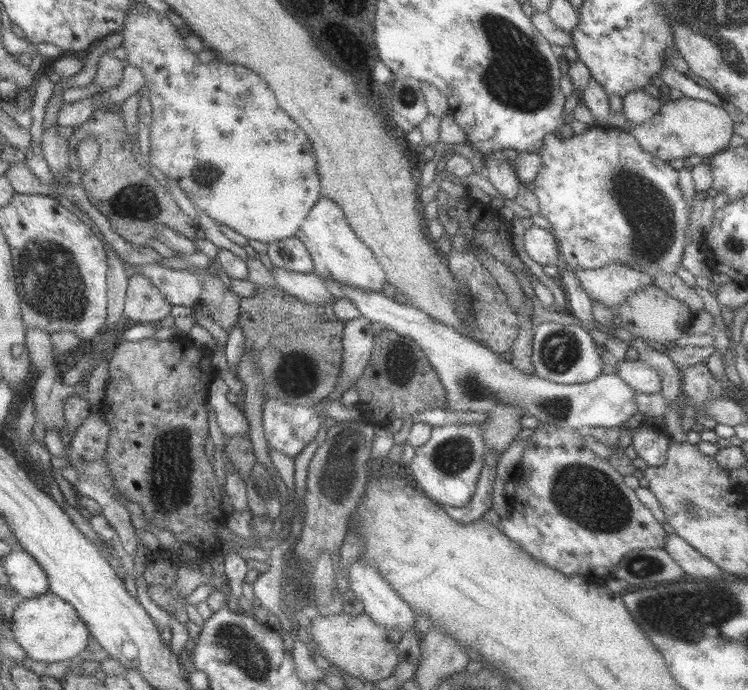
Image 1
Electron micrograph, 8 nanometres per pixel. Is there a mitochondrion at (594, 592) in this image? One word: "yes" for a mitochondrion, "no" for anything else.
no

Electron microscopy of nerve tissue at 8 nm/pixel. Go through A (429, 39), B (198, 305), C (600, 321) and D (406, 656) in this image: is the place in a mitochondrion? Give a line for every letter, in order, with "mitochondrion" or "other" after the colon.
A: other
B: other
C: other
D: other

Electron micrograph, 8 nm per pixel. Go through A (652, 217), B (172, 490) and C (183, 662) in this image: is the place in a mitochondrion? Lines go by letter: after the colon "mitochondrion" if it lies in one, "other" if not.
A: mitochondrion
B: mitochondrion
C: other

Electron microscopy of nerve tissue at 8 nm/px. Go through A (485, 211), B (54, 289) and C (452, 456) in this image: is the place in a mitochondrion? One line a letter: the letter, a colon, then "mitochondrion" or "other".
A: other
B: mitochondrion
C: mitochondrion

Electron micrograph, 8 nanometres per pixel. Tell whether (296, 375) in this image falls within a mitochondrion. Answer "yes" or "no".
yes

